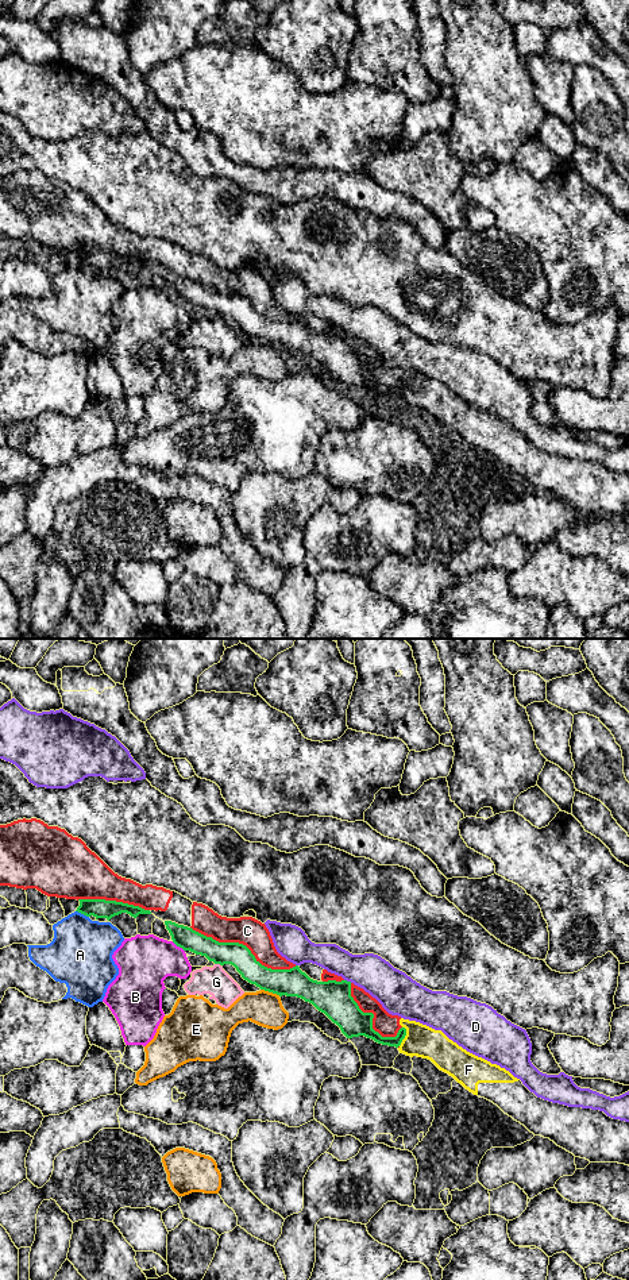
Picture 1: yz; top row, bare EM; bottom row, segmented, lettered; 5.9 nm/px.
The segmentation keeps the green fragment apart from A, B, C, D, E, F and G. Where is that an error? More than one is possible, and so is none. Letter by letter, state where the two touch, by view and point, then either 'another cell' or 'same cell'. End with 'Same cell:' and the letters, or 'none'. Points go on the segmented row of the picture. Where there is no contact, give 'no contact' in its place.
A: yz (83, 913) | another cell
B: yz (178, 945) | another cell
C: yz (244, 945) | another cell
D: yz (348, 982) | another cell
E: yz (270, 991) | another cell
F: yz (405, 1034) | another cell
G: yz (217, 963) | another cell
Same cell: none

